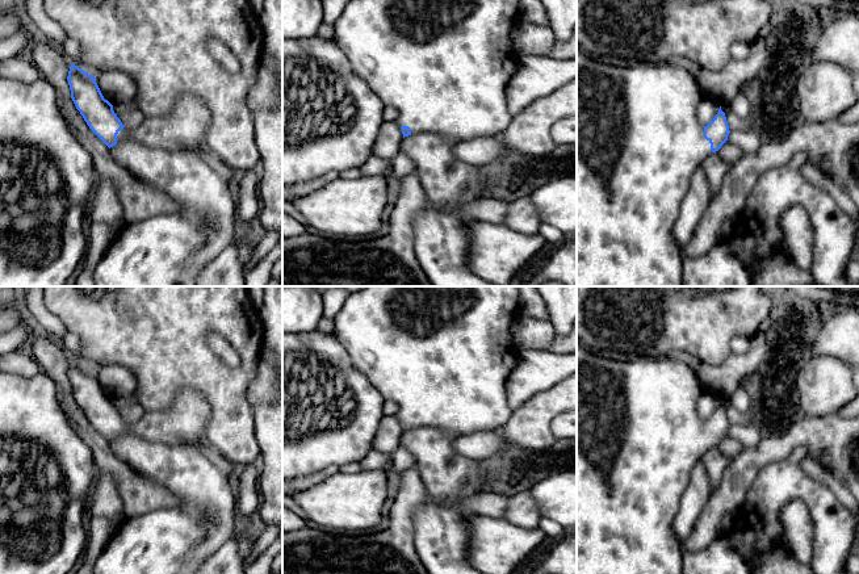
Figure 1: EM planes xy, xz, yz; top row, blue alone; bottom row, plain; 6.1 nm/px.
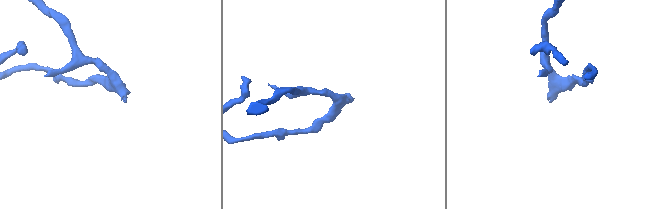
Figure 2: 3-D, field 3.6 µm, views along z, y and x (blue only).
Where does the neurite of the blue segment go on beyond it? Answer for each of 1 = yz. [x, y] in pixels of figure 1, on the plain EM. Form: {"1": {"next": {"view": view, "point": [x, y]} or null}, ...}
{"1": {"next": {"view": "yz", "point": [638, 435]}}}

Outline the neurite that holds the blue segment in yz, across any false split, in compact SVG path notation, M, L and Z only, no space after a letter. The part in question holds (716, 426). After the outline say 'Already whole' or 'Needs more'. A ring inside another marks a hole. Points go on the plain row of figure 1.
M577 342L577 574L682 574L683 544L674 532L675 515L694 466L712 447L721 443L730 427L721 401L707 420L699 416L697 401L703 391L696 372L680 359L671 359L669 355L607 359Z. Needs more

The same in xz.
M366 286L352 293L334 318L334 335L347 349L353 366L364 373L385 401L399 406L398 418L403 432L418 427L432 427L458 435L500 431L512 415L507 401L507 381L518 363L511 327L520 314L518 286Z. Needs more

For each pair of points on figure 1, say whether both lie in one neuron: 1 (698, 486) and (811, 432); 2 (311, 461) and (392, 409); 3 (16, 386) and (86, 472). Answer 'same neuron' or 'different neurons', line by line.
1: different neurons
2: different neurons
3: same neuron

